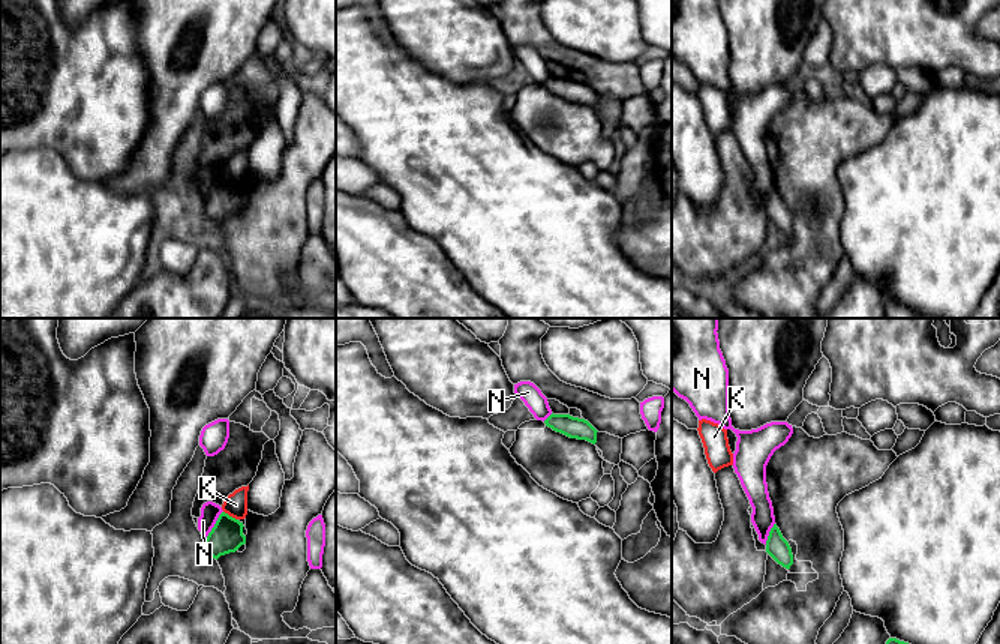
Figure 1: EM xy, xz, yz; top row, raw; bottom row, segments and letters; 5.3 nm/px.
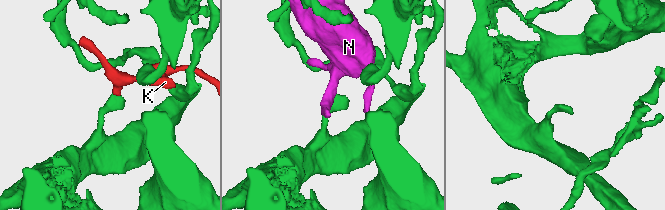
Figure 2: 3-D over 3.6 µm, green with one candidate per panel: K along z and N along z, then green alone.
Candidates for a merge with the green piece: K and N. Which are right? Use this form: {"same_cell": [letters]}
{"same_cell": ["K"]}

